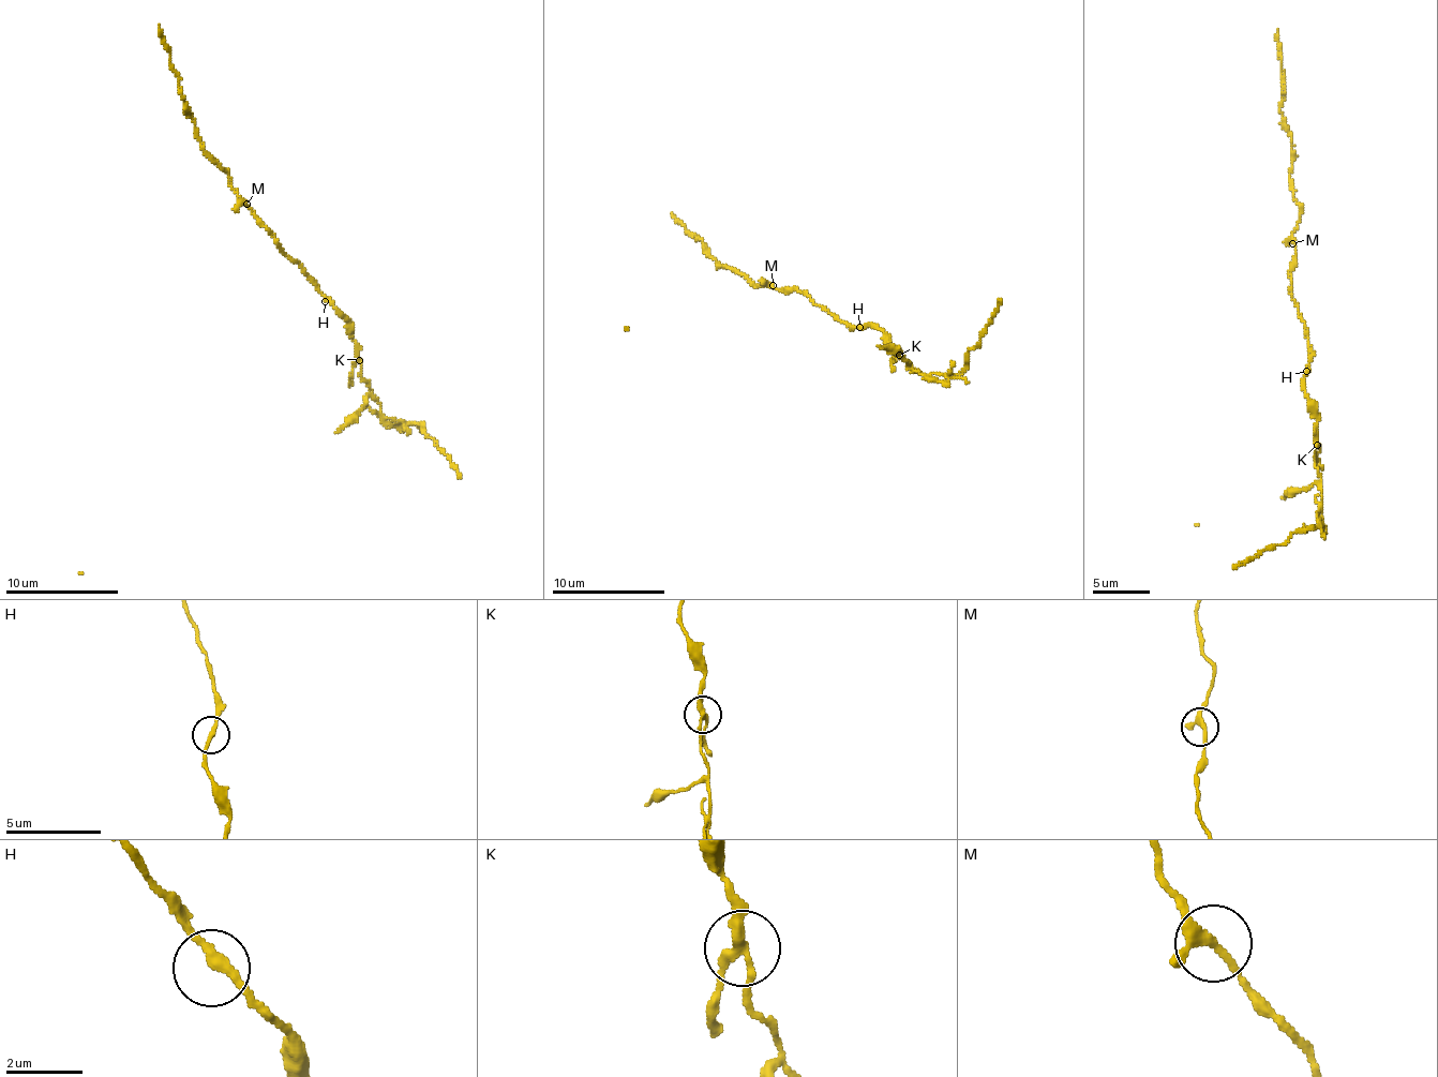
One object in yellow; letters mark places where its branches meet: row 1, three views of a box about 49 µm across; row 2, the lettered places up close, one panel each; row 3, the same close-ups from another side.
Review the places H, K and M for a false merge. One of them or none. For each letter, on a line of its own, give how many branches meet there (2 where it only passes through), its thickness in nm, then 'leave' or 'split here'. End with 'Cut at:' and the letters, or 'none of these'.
H: 2 branches meet; 240 nm thick; leave
K: 3 branches meet; 220 nm thick; split here
M: 3 branches meet; 220 nm thick; leave
Cut at: K

